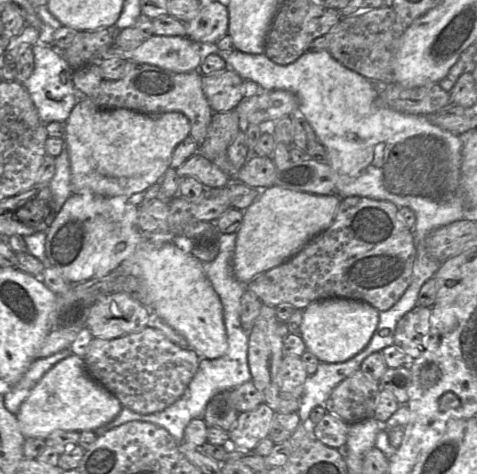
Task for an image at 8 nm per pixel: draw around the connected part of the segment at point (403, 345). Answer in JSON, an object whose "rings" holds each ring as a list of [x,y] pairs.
{"rings":[[[416,306],[398,321],[394,343],[410,360],[423,351],[423,341],[430,331],[431,308]]]}

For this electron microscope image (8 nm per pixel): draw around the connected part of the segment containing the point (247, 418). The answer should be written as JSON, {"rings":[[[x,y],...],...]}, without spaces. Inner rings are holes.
{"rings":[[[266,403],[239,413],[230,431],[230,439],[239,450],[254,450],[263,439],[269,437],[275,416],[276,412]]]}

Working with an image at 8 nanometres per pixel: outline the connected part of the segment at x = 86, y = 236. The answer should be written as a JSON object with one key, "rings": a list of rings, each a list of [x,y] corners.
{"rings":[[[91,191],[72,193],[56,213],[46,232],[49,266],[54,267],[65,280],[79,283],[104,277],[117,269],[122,262],[129,261],[140,269],[140,276],[136,278],[141,279],[147,288],[149,309],[153,315],[182,335],[200,359],[214,360],[222,357],[228,349],[223,306],[204,272],[203,263],[172,242],[155,244],[145,239],[145,234],[138,228],[137,210],[135,200],[127,197],[107,197]]]}

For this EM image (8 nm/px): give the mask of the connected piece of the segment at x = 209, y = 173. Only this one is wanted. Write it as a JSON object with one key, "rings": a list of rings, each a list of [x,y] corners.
{"rings":[[[199,153],[191,156],[176,171],[180,178],[189,176],[198,179],[205,188],[225,187],[232,181],[227,174]]]}

